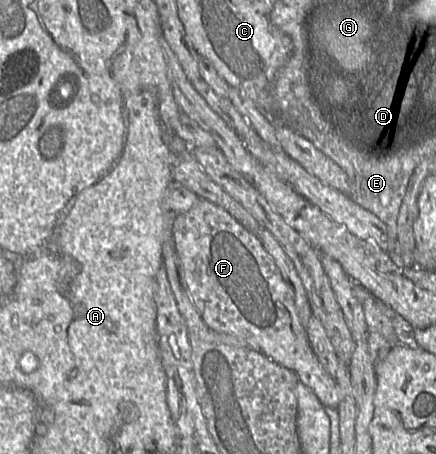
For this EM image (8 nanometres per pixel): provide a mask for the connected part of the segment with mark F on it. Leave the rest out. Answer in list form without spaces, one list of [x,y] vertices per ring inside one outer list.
[[[200,198],[190,210],[175,216],[173,244],[183,269],[188,292],[205,325],[211,331],[243,339],[249,348],[294,372],[298,380],[310,388],[325,407],[337,409],[341,399],[340,390],[334,378],[328,375],[315,355],[306,326],[295,305],[293,291],[258,236],[248,231],[223,208]]]

